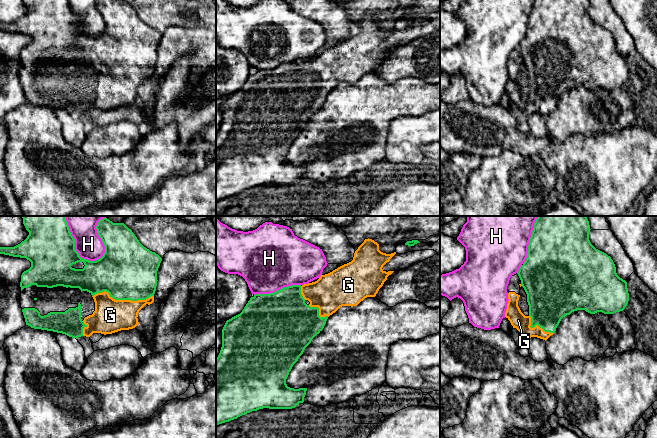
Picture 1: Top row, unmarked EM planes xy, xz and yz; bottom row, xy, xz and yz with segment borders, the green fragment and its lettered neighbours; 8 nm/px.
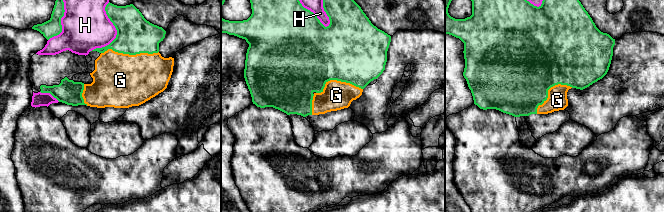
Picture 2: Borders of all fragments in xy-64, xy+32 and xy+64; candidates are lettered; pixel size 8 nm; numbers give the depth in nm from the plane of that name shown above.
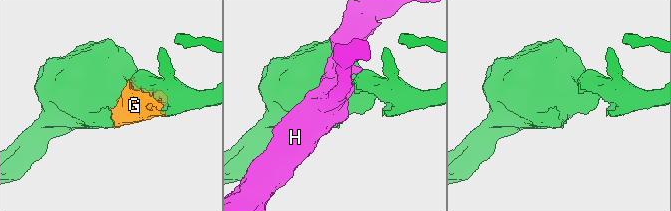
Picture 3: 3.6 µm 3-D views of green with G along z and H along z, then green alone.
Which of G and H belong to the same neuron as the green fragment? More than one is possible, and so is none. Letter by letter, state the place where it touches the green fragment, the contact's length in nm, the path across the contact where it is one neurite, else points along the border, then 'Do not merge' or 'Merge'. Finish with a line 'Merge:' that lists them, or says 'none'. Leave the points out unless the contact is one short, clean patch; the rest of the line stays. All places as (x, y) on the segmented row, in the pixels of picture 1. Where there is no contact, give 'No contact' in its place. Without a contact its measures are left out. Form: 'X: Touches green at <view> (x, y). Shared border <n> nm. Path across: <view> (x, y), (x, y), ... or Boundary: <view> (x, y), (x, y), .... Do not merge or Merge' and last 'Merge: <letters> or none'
G: Touches green at xy (122, 299). Shared border 500 nm. Merge
H: Touches green at xy (74, 246). Shared border 440 nm. Do not merge
Merge: G

